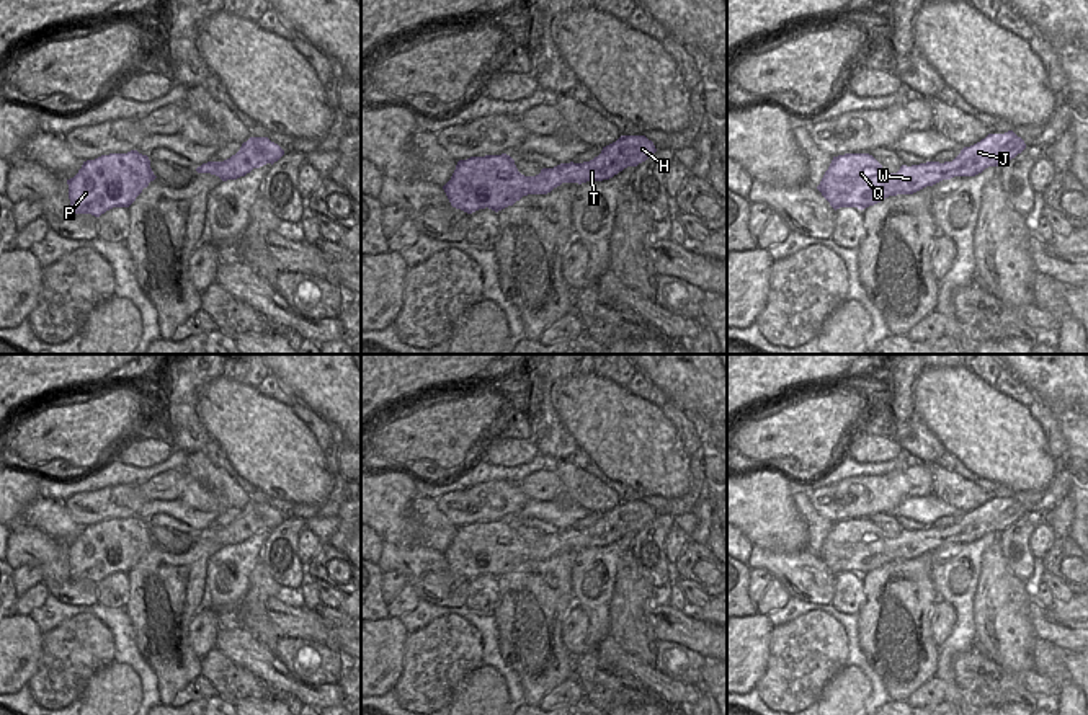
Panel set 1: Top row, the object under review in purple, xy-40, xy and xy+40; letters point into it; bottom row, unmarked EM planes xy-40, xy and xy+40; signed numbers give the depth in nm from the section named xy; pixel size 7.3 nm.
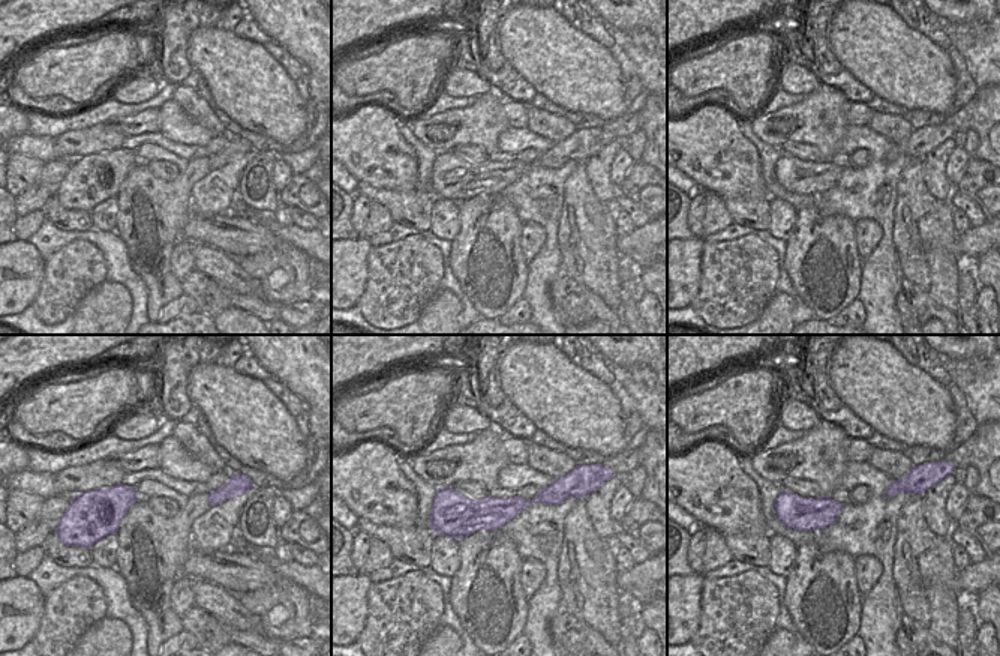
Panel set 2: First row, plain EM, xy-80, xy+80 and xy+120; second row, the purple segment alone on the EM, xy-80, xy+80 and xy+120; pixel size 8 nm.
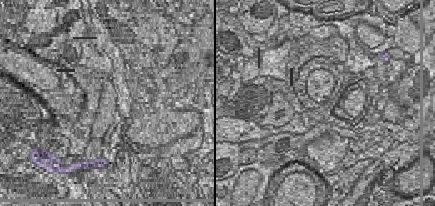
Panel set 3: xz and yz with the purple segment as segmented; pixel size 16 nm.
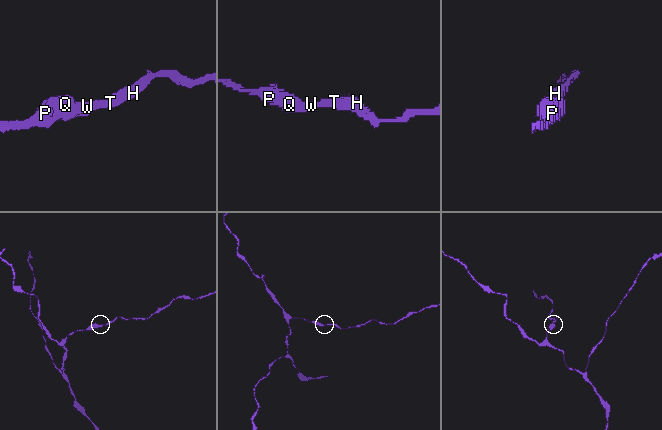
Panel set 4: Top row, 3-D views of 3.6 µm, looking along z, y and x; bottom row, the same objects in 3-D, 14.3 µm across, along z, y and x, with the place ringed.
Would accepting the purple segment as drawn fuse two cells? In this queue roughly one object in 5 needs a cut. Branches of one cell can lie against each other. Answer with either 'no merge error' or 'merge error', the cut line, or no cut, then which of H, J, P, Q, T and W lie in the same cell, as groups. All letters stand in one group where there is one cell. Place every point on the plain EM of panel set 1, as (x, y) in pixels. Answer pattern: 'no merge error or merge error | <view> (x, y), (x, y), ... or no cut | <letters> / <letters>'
no merge error | no cut | H J P Q T W

